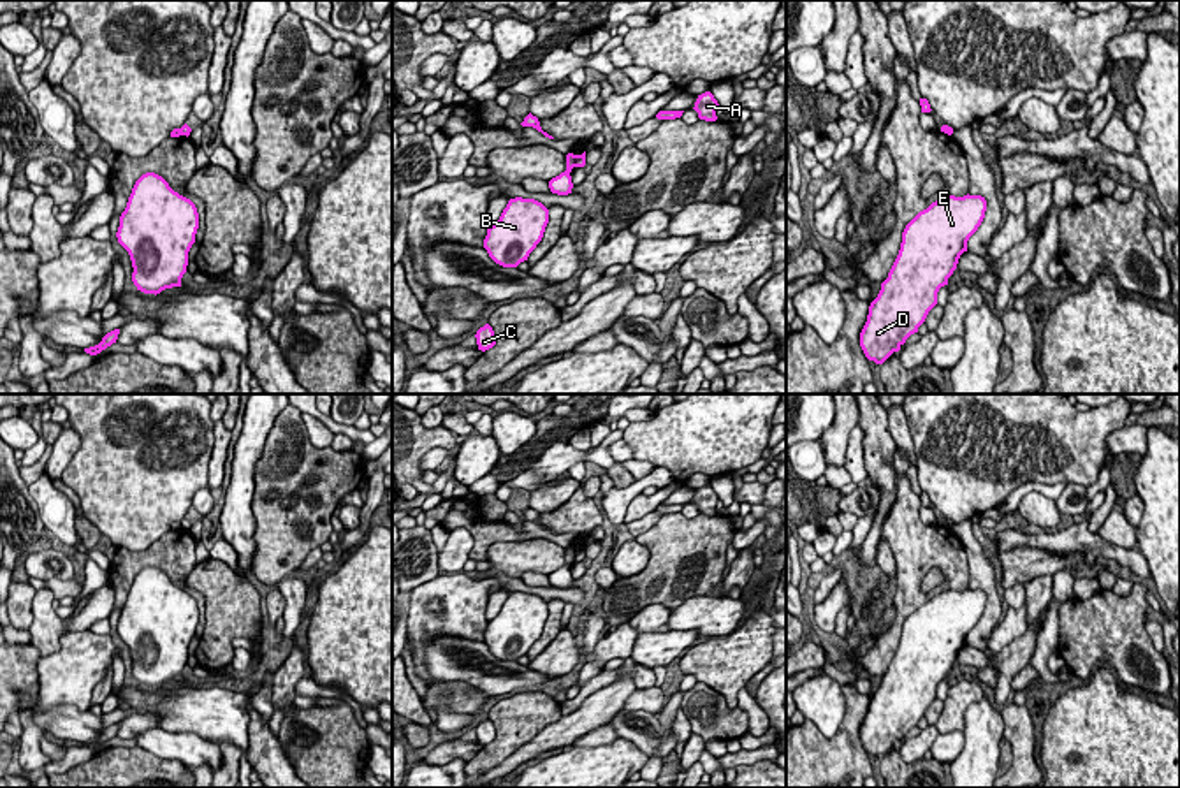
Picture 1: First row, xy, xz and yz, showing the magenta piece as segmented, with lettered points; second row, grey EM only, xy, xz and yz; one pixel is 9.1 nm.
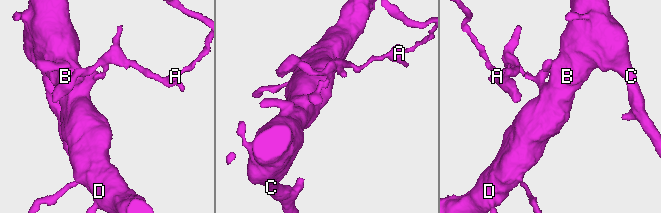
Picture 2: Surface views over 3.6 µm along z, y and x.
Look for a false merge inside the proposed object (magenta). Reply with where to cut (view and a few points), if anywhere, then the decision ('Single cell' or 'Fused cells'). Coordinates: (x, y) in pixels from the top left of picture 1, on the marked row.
Split along xz (574, 155), (575, 166). Fused cells

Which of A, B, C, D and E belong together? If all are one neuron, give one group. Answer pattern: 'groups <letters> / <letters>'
groups A / B C D E

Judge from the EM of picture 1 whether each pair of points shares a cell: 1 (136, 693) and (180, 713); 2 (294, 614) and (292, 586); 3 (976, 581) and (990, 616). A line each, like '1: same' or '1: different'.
1: same
2: same
3: same

